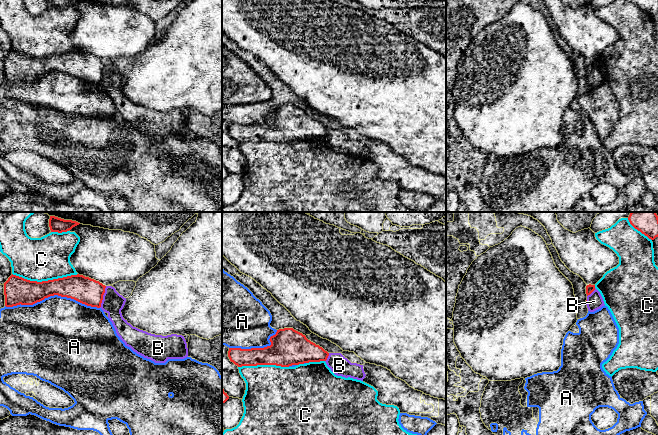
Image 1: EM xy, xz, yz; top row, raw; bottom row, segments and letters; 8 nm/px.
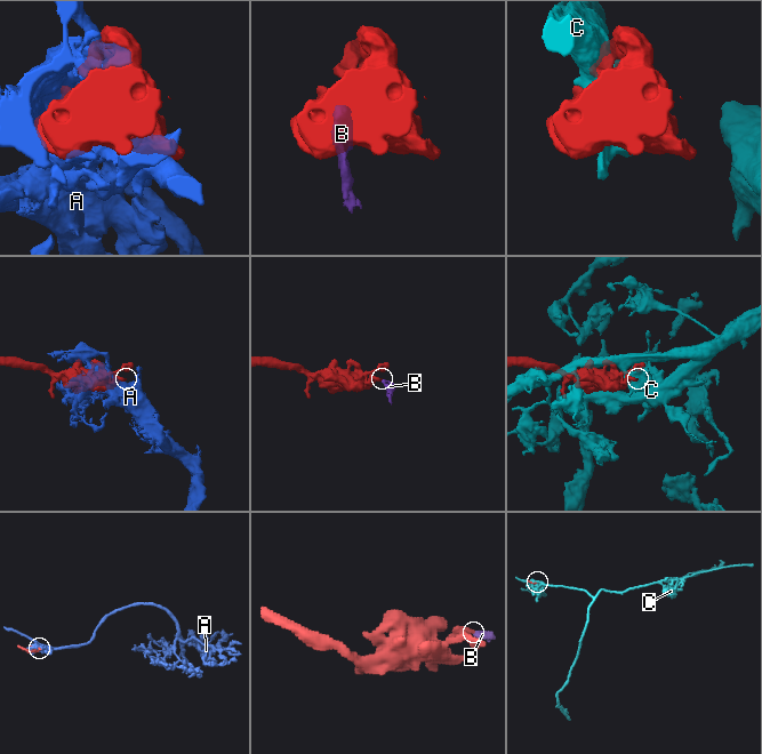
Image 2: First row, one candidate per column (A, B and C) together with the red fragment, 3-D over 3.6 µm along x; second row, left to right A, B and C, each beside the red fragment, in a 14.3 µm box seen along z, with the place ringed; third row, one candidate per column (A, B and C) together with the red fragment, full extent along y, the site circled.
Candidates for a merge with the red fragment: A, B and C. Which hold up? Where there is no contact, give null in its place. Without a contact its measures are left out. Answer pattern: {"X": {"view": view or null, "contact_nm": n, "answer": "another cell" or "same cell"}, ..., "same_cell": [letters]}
{"A": {"view": "xy", "contact_nm": 750, "answer": "another cell"}, "B": {"view": "xy", "contact_nm": 190, "answer": "another cell"}, "C": {"view": "xy", "contact_nm": 550, "answer": "another cell"}, "same_cell": []}

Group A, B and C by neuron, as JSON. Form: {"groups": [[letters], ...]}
{"groups": [["A"], ["B"], ["C"]]}

